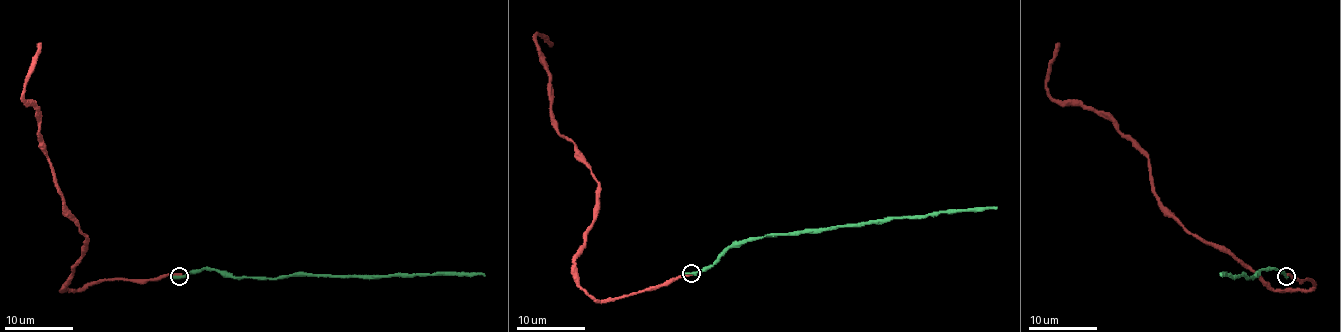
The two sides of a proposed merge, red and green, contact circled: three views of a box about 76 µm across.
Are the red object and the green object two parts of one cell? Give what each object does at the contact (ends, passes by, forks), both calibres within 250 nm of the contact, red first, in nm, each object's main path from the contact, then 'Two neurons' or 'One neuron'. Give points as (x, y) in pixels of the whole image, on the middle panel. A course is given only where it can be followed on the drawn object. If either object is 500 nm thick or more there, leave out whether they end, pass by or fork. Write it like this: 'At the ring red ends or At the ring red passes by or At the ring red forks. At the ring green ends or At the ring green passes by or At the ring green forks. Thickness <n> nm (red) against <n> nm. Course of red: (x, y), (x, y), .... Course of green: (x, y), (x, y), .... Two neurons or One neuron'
At the ring red ends. At the ring green ends. Thickness 400 nm (red) against 400 nm. Course of red: (690, 273), (603, 300), (579, 285), (576, 259), (598, 180), (550, 108), (536, 35), (553, 45). Course of green: (690, 273), (708, 269), (726, 251), (762, 237), (997, 206). One neuron

